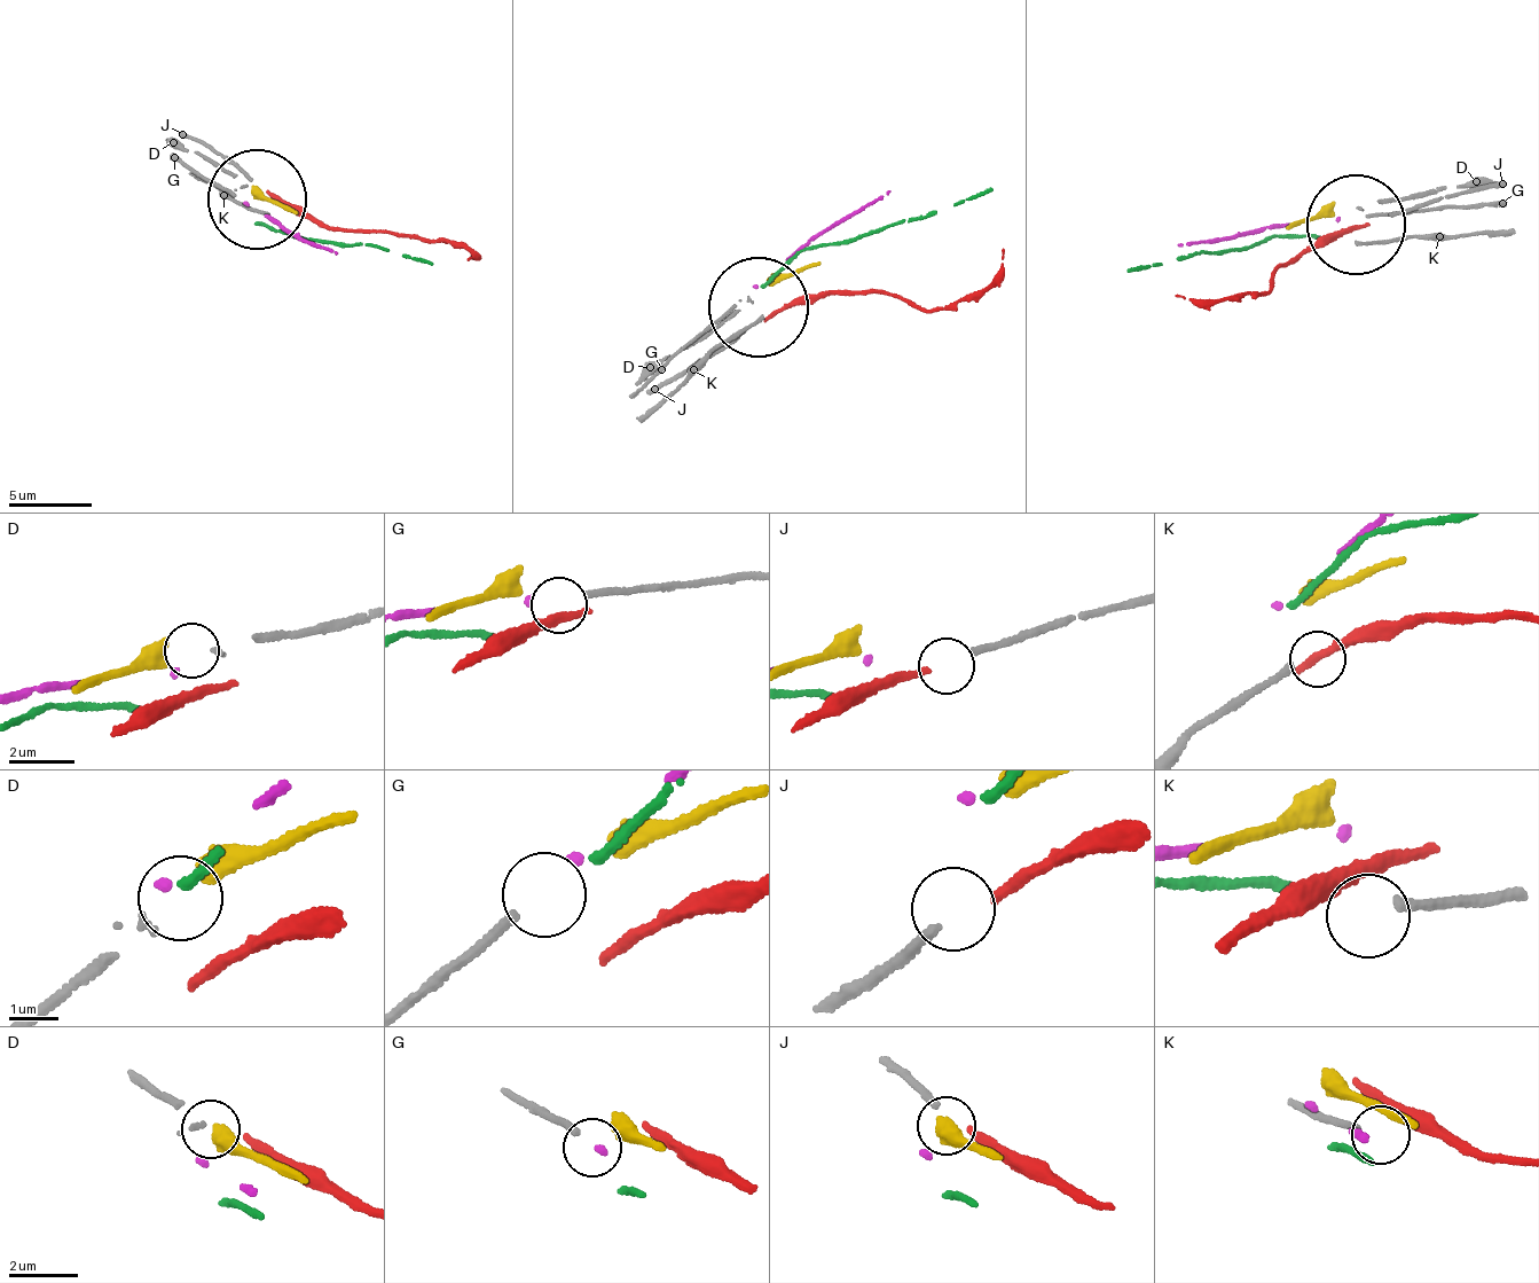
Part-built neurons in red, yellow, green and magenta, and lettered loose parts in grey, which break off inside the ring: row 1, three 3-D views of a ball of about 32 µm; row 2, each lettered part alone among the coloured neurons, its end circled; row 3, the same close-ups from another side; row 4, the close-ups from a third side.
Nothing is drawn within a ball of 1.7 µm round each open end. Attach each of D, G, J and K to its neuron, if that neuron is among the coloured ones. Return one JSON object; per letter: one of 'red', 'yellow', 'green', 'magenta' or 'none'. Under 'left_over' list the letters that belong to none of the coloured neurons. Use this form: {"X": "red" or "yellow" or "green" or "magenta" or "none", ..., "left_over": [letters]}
{"D": "yellow", "G": "magenta", "J": "red", "K": "none", "left_over": ["K"]}

